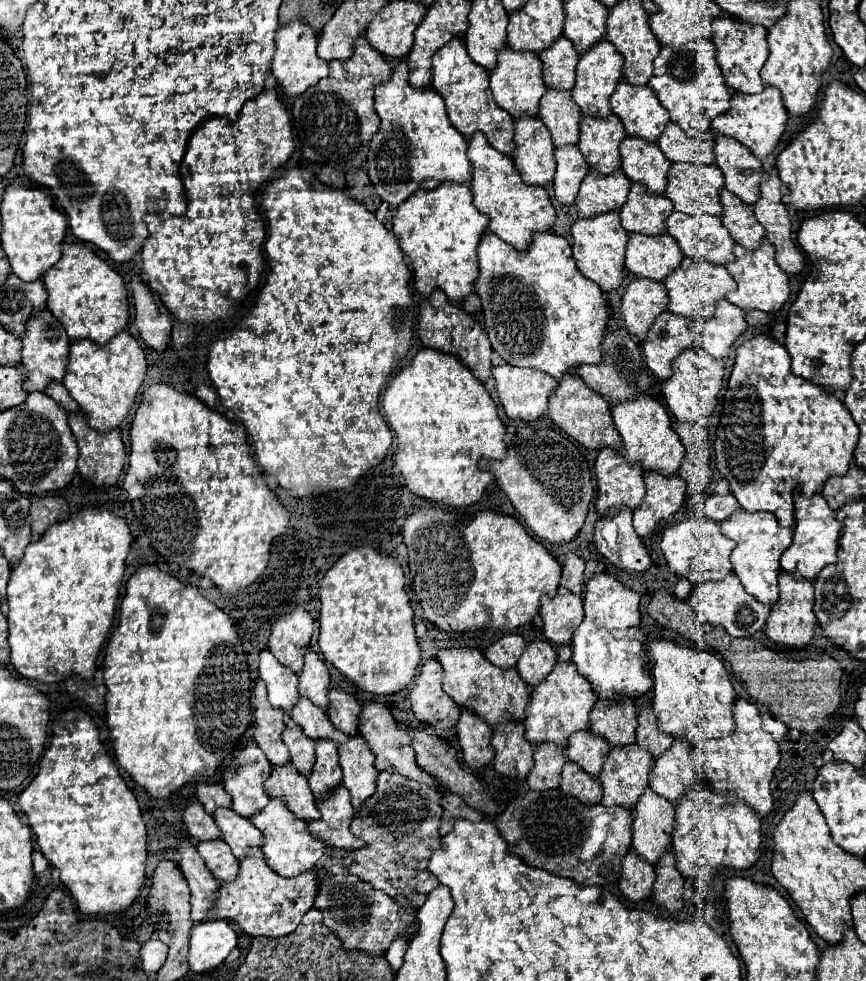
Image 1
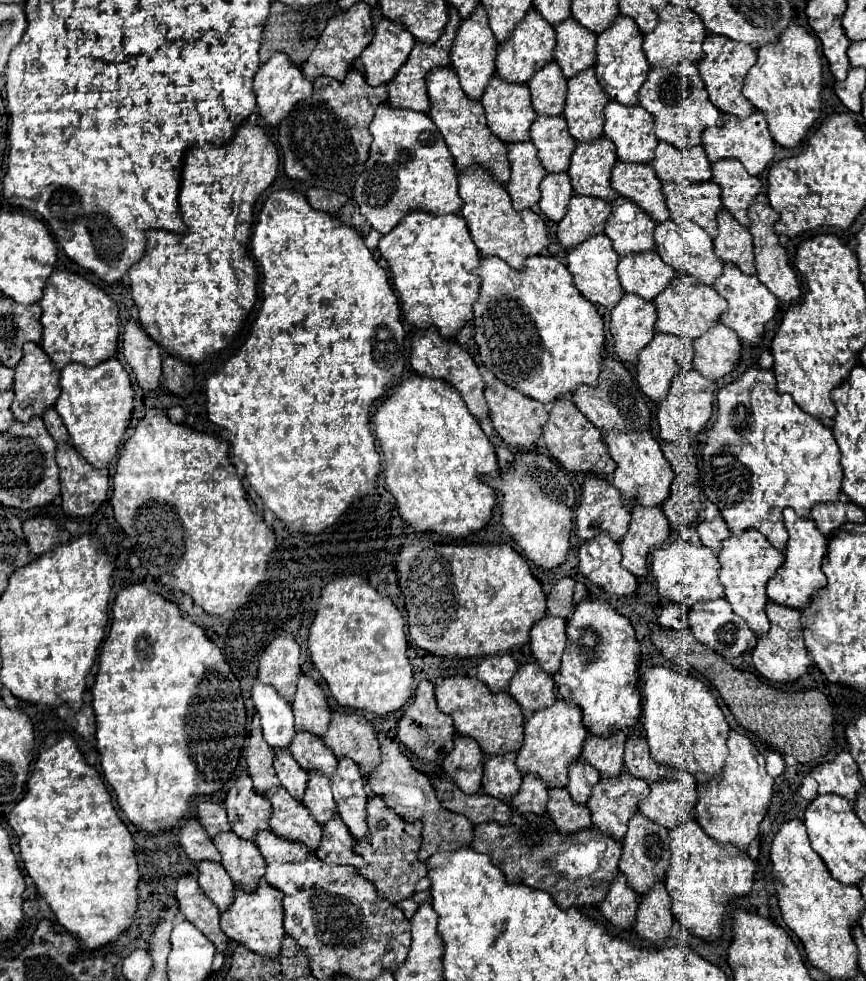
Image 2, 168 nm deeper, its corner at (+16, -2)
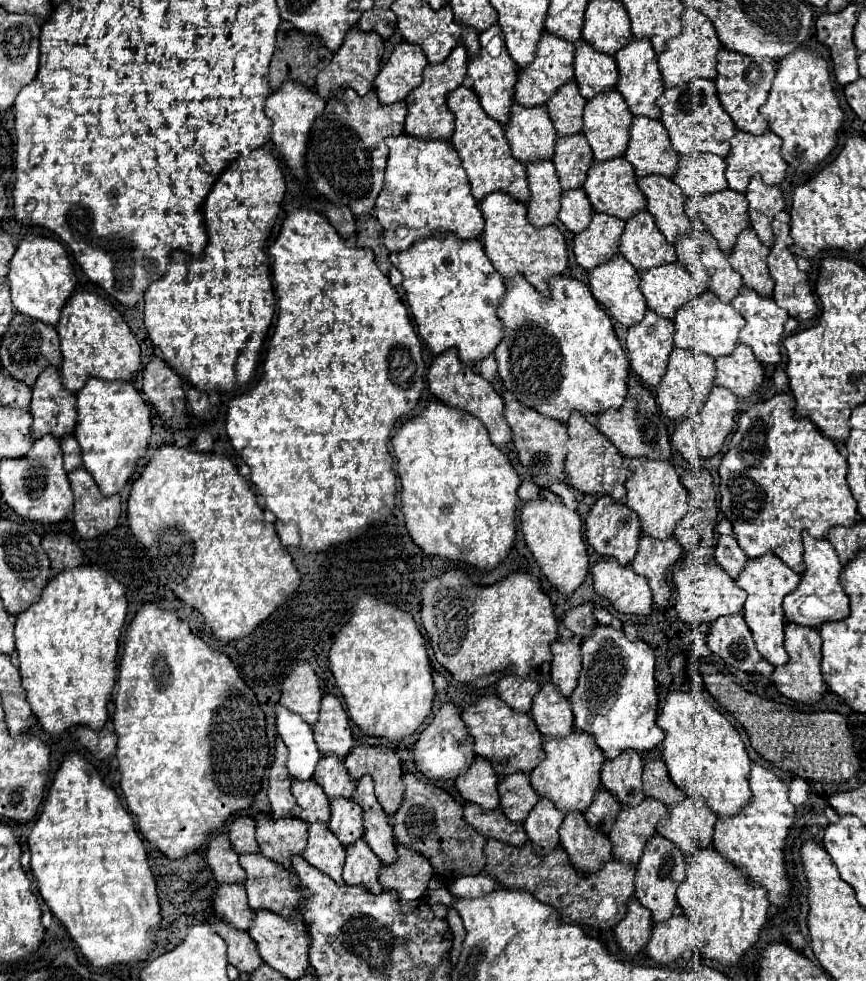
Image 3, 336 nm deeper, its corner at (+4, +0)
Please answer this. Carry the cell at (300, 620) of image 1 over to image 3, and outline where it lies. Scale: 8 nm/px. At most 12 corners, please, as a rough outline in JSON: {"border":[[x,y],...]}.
{"border":[[308,661],[282,679],[280,703],[316,723],[322,691]]}

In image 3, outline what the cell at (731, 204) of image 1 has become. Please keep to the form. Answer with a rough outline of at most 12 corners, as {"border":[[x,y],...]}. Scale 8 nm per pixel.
{"border":[[748,227],[728,255],[744,285],[772,295],[770,249]]}

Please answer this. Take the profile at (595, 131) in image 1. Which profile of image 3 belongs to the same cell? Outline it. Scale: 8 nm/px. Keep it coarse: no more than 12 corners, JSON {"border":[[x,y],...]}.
{"border":[[624,157],[592,161],[584,191],[624,221],[646,209]]}

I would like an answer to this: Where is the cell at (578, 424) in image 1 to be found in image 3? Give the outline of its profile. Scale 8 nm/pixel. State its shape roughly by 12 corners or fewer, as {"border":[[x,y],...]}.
{"border":[[580,411],[566,423],[574,489],[624,499],[620,451]]}

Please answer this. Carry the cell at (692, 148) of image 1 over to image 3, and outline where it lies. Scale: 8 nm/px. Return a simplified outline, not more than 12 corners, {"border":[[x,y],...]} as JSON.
{"border":[[712,153],[678,159],[672,181],[686,197],[728,187],[726,161]]}

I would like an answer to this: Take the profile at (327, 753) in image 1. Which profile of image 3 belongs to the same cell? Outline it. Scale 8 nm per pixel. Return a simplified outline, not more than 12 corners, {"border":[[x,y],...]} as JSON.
{"border":[[330,799],[328,829],[342,845],[362,837],[360,805]]}

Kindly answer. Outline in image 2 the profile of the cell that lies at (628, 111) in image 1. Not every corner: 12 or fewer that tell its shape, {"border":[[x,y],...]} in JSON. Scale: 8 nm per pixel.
{"border":[[610,101],[606,137],[618,161],[650,163],[658,139],[638,105]]}

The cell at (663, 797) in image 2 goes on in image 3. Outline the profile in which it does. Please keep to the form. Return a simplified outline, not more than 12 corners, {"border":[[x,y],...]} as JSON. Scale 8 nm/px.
{"border":[[686,797],[658,835],[686,855],[712,845],[716,813]]}

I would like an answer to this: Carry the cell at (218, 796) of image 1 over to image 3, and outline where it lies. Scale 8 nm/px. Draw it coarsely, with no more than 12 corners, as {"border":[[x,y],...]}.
{"border":[[232,817],[228,839],[236,853],[258,851],[254,819]]}

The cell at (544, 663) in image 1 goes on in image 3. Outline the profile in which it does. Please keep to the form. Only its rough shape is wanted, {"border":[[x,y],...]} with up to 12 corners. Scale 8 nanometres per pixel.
{"border":[[552,681],[534,695],[530,713],[542,735],[574,729],[570,701]]}

